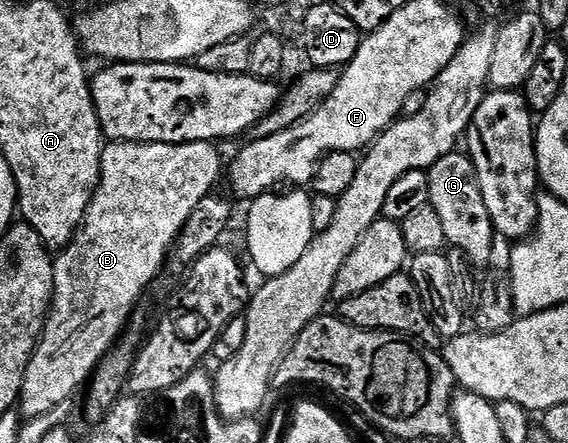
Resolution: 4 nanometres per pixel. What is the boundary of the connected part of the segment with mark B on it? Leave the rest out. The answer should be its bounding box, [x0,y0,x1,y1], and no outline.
[18,141,222,419]

